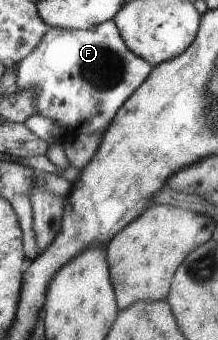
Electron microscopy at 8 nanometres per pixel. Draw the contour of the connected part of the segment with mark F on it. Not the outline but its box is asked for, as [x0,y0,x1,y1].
[18,19,153,143]

